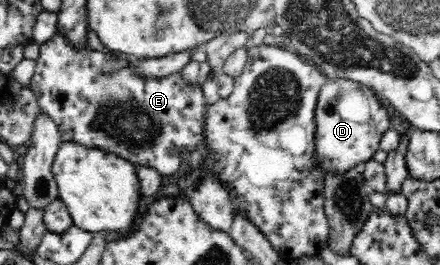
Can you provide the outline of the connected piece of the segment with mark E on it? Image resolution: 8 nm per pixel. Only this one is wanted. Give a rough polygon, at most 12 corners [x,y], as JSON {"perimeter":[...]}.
{"perimeter":[[56,34],[28,87],[66,142],[173,175],[198,80],[133,74]]}

